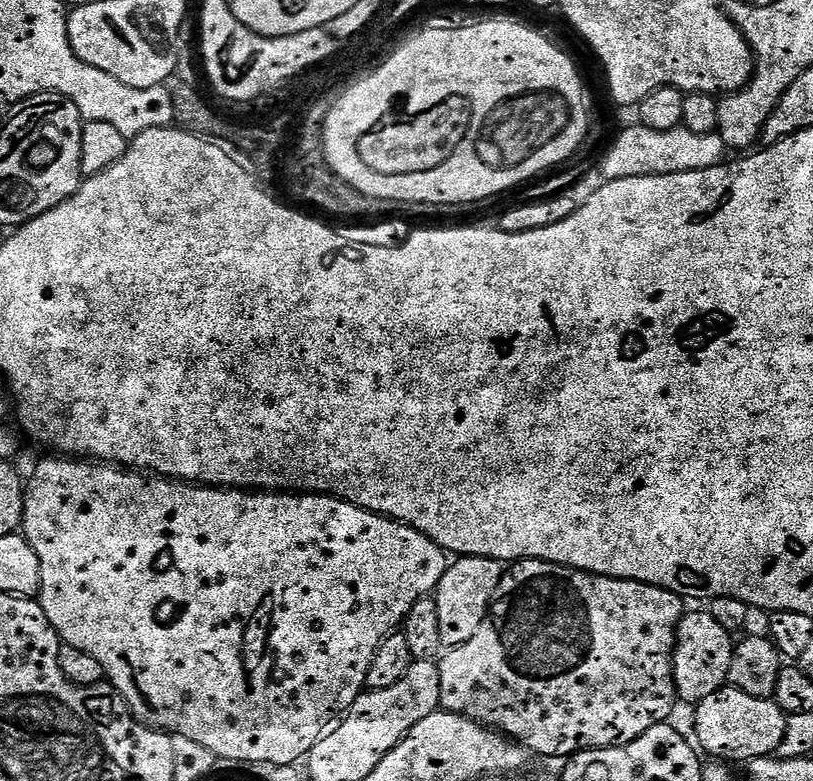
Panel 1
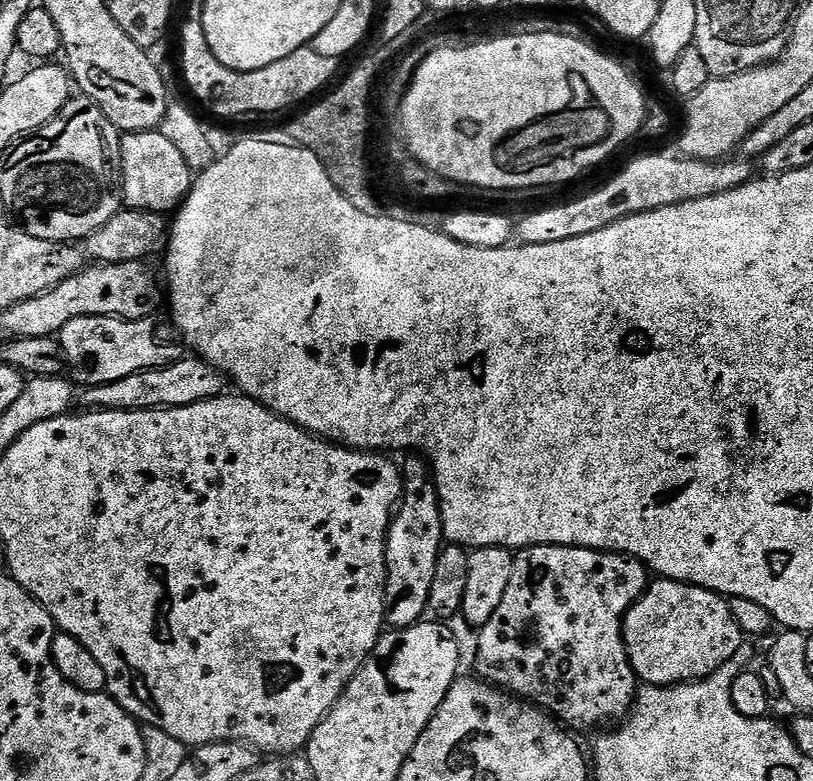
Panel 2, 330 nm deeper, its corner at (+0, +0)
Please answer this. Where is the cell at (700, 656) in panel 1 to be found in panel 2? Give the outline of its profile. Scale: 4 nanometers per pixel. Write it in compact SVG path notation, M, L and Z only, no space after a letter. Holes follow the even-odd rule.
M663 578L653 579L644 595L628 609L622 621L622 635L637 681L648 686L671 686L705 680L726 662L730 662L730 658L737 656L741 651L740 643L746 640L738 622L734 622L734 614L730 614L730 606L725 597L711 592L709 588Z

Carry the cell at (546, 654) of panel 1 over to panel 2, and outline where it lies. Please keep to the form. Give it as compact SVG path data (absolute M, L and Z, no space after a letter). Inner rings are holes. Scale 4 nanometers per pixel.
M534 544L530 548L519 549L515 553L510 574L510 586L506 586L506 594L502 594L502 602L498 602L498 610L480 629L480 641L476 644L476 672L479 679L525 701L531 702L551 714L561 725L569 729L592 728L603 720L620 722L633 711L638 699L638 681L636 671L628 660L628 650L624 647L622 621L628 609L644 595L650 583L649 569L643 562L622 552L599 552L593 548L567 548L553 544Z

